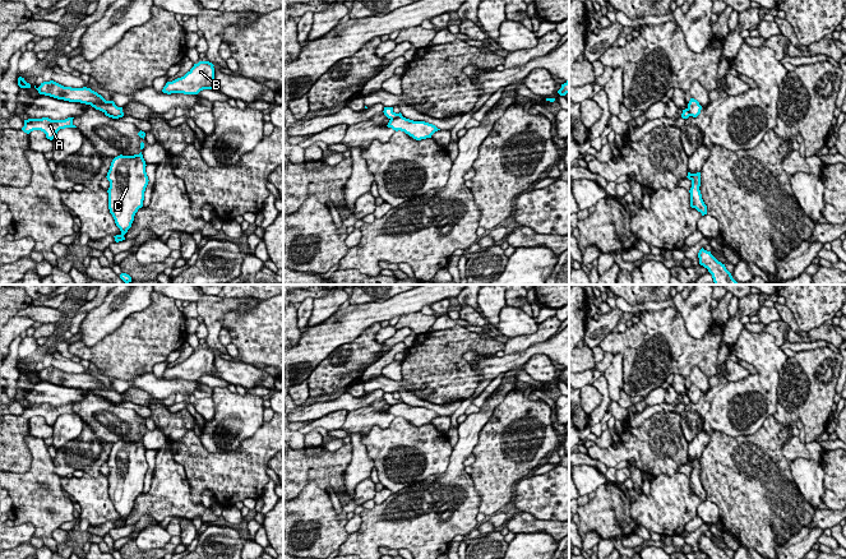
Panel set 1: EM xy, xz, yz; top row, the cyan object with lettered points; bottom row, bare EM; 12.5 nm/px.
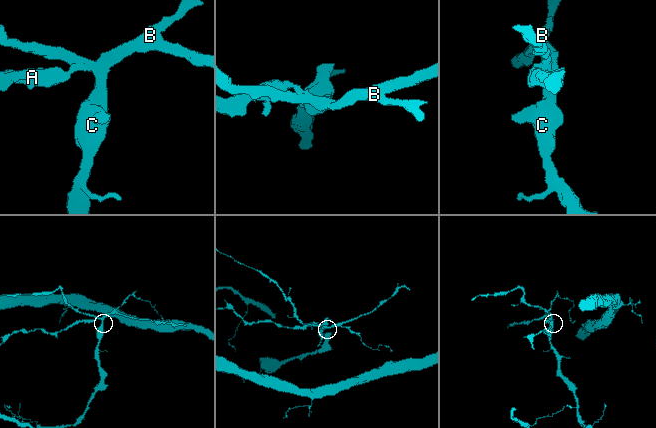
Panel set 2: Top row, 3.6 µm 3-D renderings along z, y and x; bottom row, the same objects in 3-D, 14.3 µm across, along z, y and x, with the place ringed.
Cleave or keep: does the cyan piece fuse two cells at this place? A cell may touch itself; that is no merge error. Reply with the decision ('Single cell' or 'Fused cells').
Fused cells

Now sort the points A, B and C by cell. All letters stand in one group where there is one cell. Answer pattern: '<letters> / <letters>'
A / B C

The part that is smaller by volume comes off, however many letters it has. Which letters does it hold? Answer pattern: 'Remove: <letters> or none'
Remove: B, C

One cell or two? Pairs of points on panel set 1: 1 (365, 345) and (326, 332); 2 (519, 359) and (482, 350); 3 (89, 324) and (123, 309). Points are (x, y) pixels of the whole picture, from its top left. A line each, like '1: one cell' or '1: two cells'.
1: two cells
2: two cells
3: one cell

